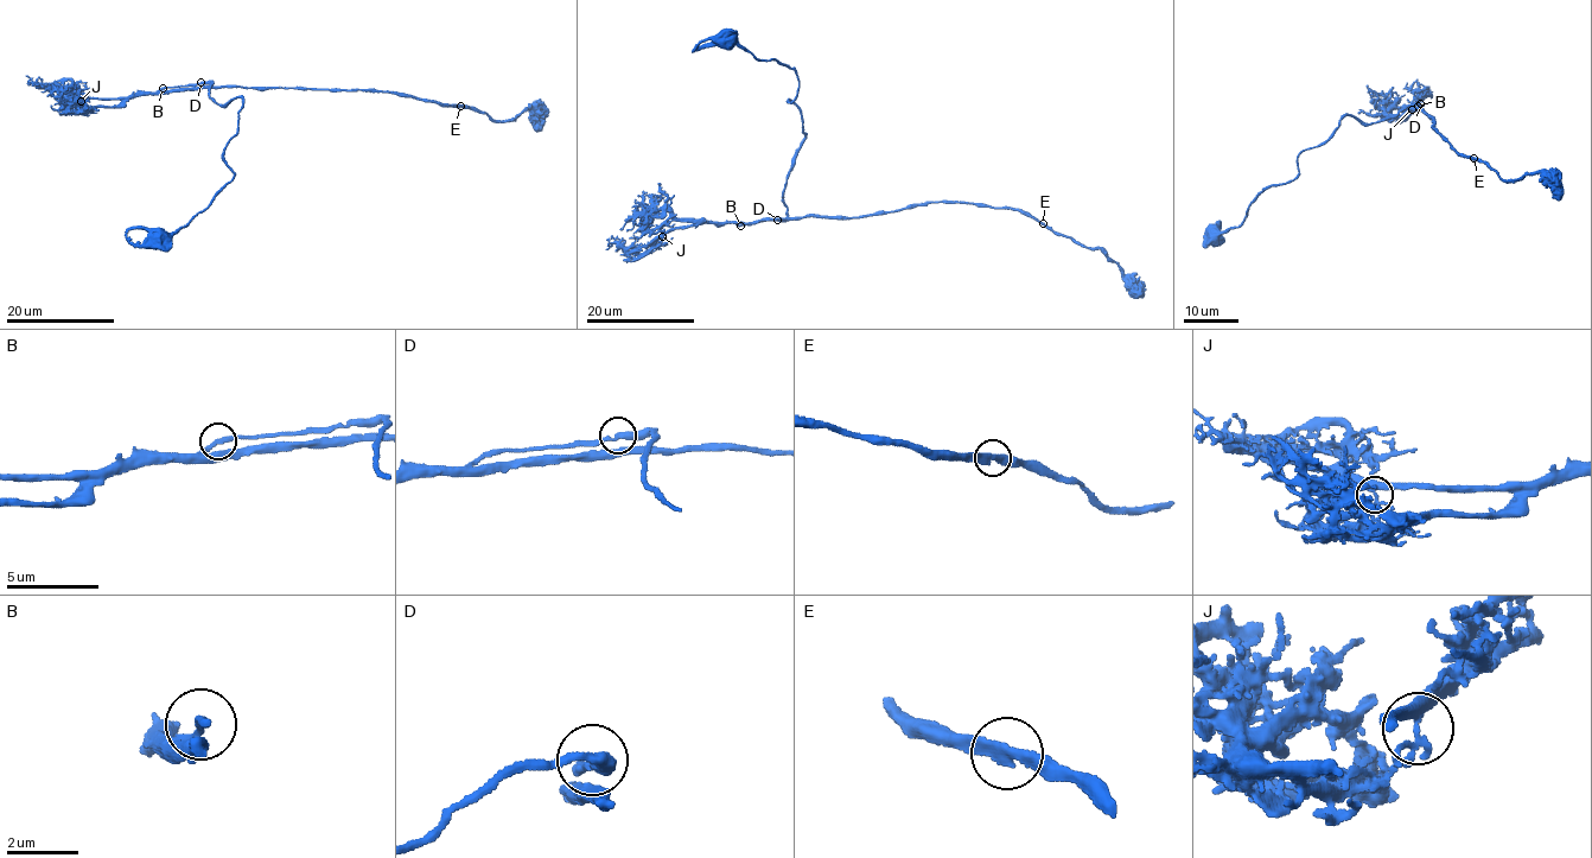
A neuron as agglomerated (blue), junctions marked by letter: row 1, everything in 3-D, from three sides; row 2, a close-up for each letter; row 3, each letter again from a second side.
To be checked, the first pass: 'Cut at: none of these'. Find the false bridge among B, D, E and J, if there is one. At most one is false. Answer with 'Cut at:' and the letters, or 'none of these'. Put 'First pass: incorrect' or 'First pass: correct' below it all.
Cut at: none of these
First pass: correct

